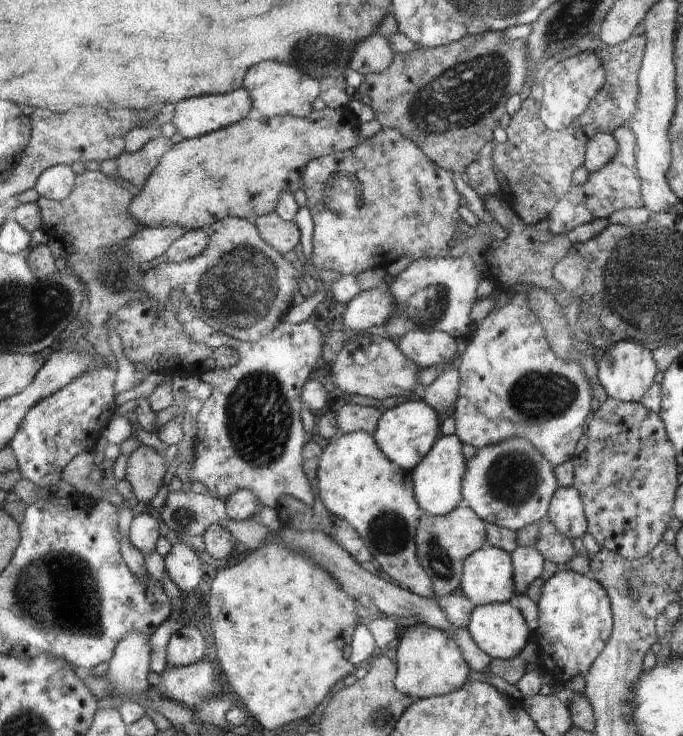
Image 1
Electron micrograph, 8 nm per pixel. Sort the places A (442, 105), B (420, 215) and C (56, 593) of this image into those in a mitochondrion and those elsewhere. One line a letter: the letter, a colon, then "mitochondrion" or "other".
A: mitochondrion
B: other
C: mitochondrion

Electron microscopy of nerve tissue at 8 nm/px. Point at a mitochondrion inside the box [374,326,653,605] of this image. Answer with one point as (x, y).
(537, 395)

